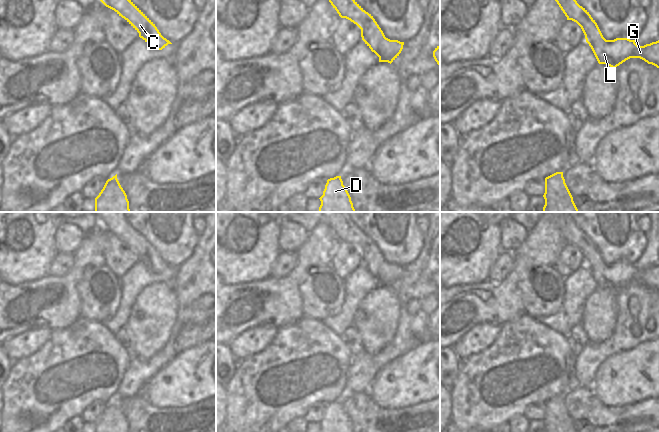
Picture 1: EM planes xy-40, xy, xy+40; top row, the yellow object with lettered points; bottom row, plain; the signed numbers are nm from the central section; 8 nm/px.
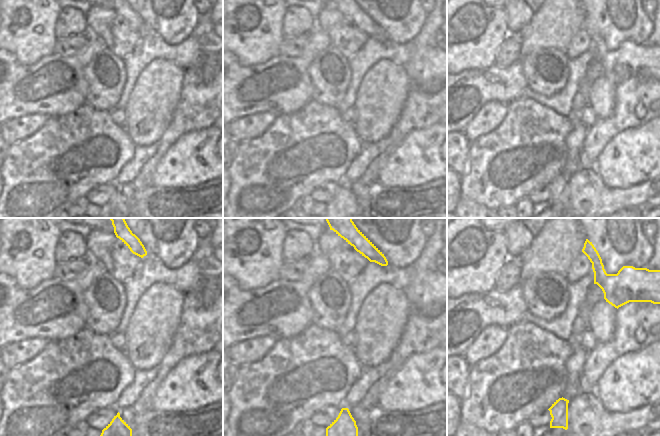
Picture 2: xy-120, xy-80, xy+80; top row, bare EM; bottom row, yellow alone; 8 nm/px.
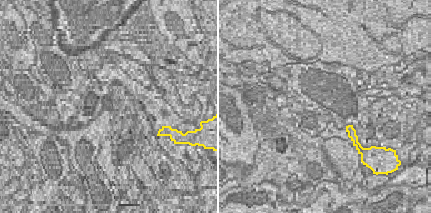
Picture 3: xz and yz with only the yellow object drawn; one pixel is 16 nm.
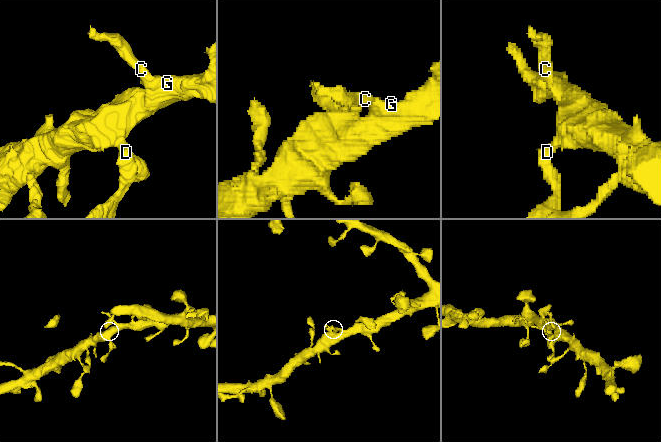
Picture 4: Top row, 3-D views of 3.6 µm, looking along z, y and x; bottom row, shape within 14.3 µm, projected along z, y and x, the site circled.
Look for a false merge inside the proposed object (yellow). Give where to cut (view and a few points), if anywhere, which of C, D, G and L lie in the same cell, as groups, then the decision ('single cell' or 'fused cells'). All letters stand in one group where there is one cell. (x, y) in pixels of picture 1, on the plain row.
no cut | C D G L | single cell

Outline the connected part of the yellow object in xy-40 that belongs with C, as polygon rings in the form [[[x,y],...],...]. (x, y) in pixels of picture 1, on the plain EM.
[[[92,212],[99,224],[124,242],[149,270],[162,274],[172,268],[164,262],[155,248],[127,221],[123,212]]]

